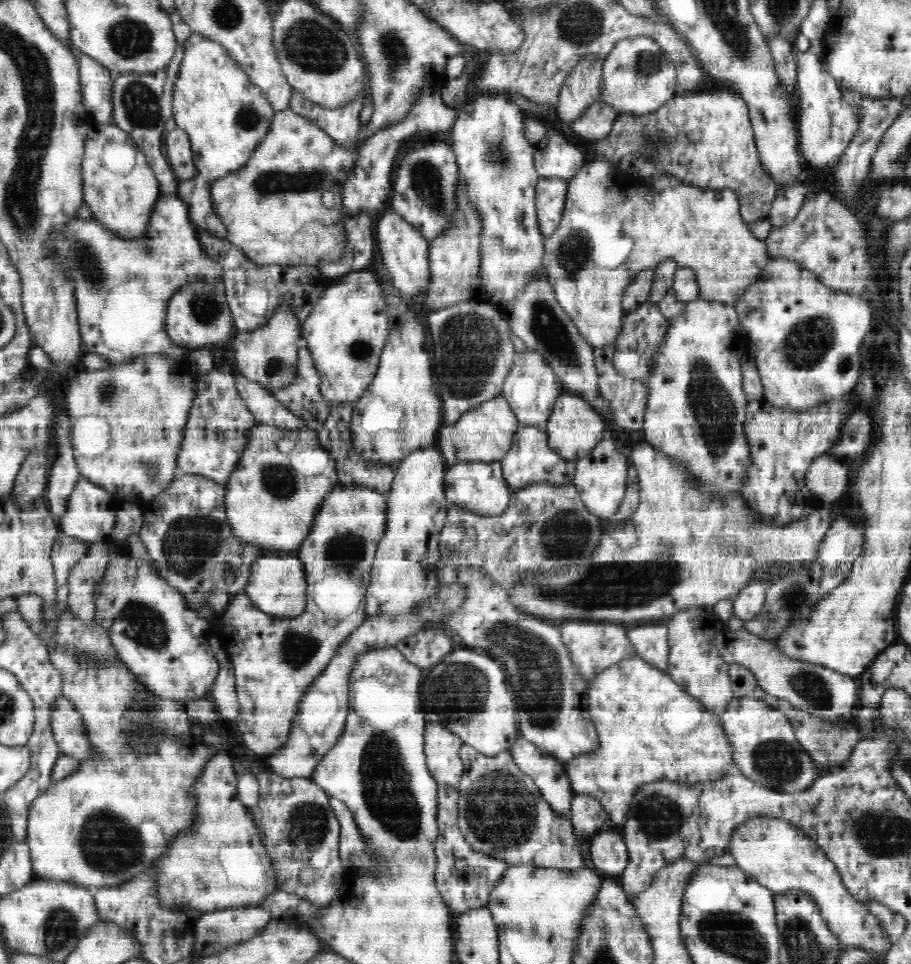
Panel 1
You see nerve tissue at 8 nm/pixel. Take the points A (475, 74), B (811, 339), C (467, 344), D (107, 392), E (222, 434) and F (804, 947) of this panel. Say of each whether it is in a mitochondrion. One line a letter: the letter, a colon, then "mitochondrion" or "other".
A: other
B: mitochondrion
C: mitochondrion
D: mitochondrion
E: other
F: mitochondrion

